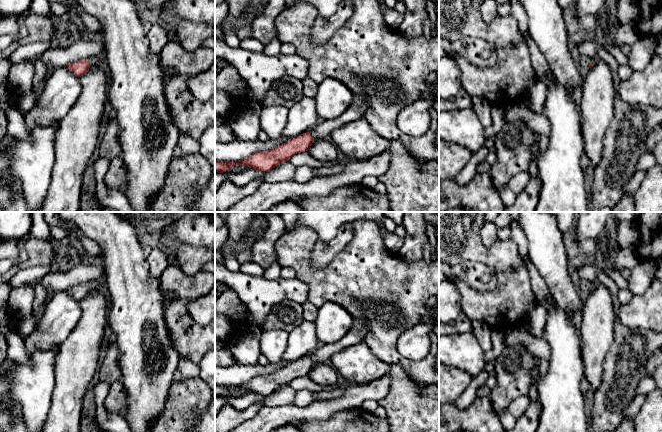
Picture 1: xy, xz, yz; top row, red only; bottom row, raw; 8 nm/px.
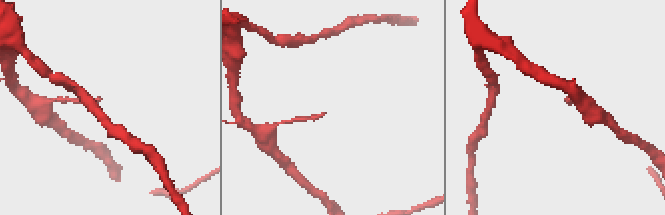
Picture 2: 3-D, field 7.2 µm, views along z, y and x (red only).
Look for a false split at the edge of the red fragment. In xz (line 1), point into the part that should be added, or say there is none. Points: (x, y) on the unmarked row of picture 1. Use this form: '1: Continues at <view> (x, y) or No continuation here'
1: Continues at xz (323, 354)

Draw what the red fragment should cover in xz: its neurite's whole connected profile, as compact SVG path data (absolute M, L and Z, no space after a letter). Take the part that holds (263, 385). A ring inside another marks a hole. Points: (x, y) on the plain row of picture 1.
M354 320L350 331L338 342L323 344L312 354L291 362L288 366L267 375L259 375L239 386L215 384L215 396L223 397L233 393L234 389L248 390L259 396L269 396L297 377L308 375L315 364L327 363L331 357L343 349L364 342L366 327L360 320Z

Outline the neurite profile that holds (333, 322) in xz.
M325 302L318 309L315 320L317 338L323 344L333 344L341 340L352 328L352 316L339 304Z

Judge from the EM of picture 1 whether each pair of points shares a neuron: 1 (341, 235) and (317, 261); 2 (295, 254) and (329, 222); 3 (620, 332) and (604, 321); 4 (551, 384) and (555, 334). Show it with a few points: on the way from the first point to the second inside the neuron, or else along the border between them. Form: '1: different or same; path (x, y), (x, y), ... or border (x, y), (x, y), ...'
1: same; path (337, 241), (323, 255)
2: different; border (293, 229), (306, 226), (318, 239)
3: different; border (613, 303), (614, 337), (608, 350)
4: same; path (558, 372), (558, 346)

